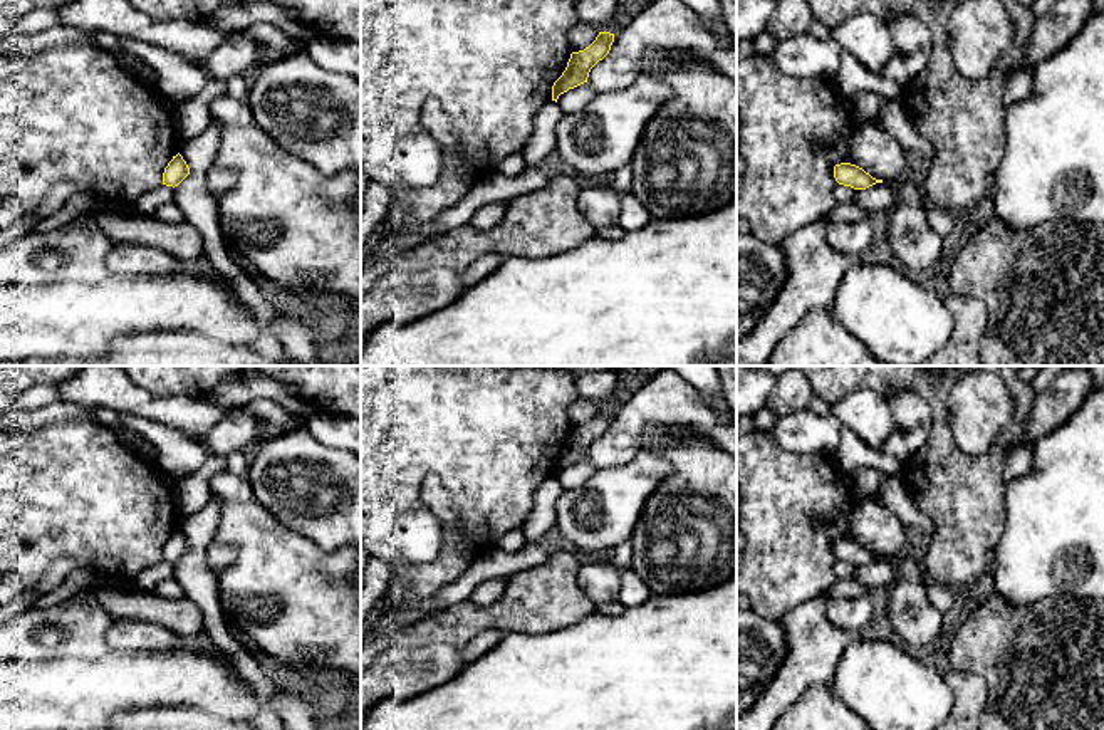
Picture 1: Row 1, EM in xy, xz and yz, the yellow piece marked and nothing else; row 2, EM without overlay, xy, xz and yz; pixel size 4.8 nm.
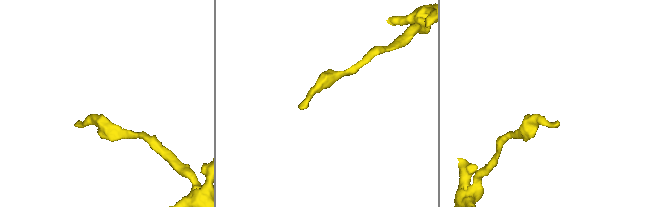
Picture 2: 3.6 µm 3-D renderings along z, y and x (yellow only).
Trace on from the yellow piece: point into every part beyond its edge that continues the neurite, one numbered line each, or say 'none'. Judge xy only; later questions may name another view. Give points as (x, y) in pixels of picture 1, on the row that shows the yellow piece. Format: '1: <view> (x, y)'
none

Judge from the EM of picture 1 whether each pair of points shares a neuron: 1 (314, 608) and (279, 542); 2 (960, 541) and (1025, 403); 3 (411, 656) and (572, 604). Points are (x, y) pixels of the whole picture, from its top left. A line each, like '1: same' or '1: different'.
1: same
2: same
3: same

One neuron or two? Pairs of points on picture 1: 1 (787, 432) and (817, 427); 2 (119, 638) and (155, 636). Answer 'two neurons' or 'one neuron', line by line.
1: one neuron
2: one neuron

